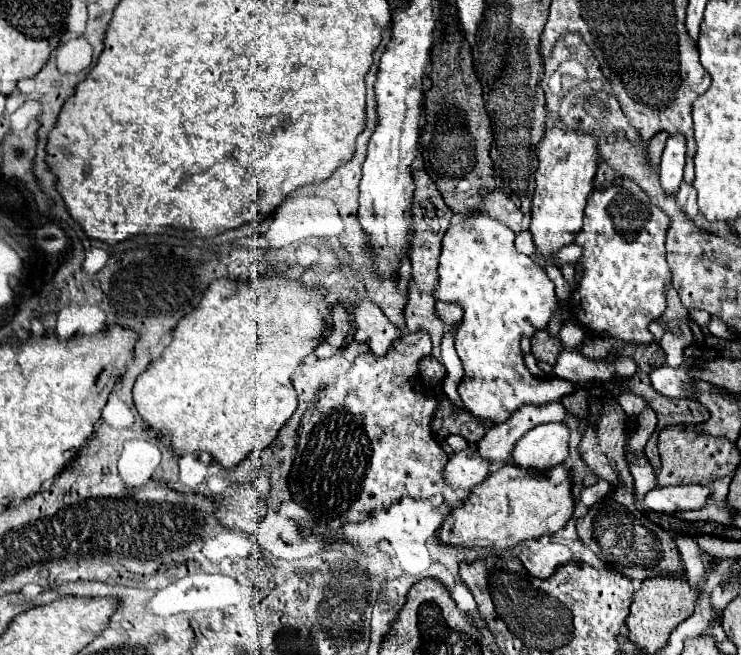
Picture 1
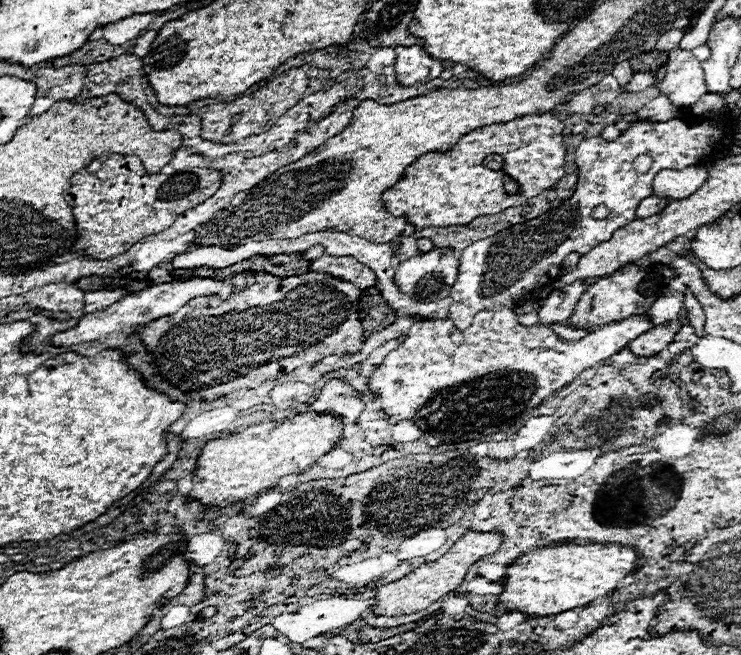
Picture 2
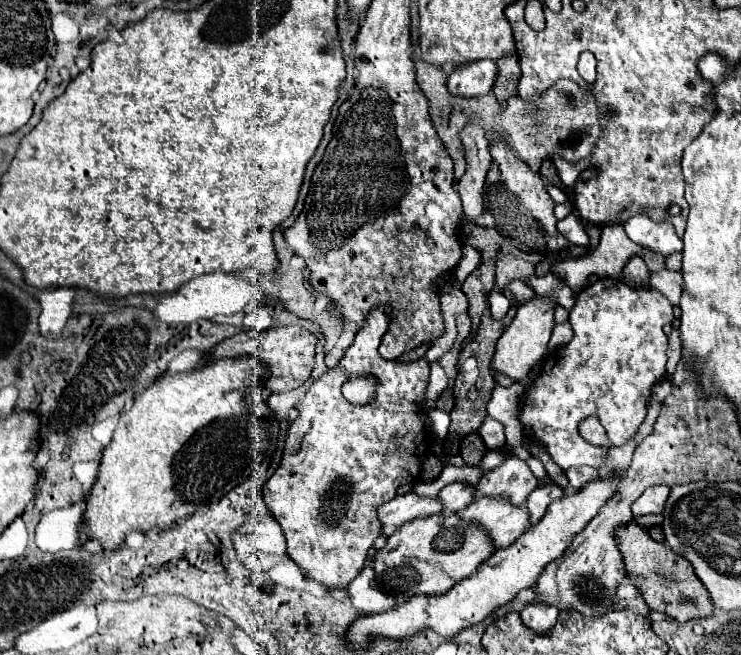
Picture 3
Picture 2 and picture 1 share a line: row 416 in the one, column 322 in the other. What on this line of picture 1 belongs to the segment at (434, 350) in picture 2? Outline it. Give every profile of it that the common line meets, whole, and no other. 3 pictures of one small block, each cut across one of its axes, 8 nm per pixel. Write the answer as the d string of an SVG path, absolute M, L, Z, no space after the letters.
M426 332L408 334L392 348L384 358L374 354L362 354L354 364L340 374L334 382L318 394L316 412L298 430L298 452L290 472L292 500L306 510L314 510L320 518L332 518L334 522L358 522L362 514L388 508L404 494L416 500L430 500L432 506L444 502L442 490L446 482L442 478L448 454L430 430L430 420L438 408L438 402L420 386L418 362L432 350Z

